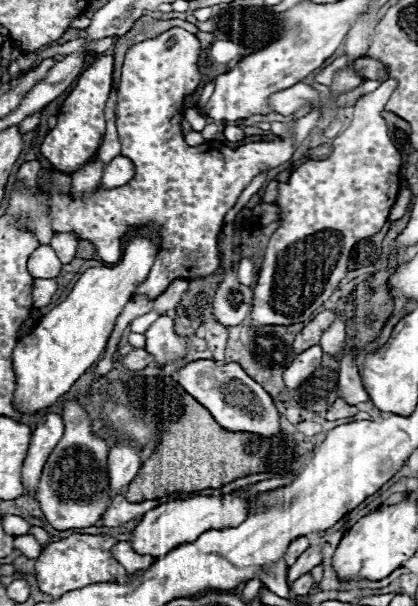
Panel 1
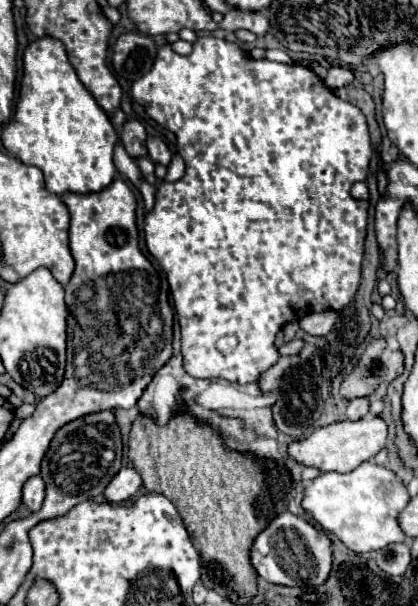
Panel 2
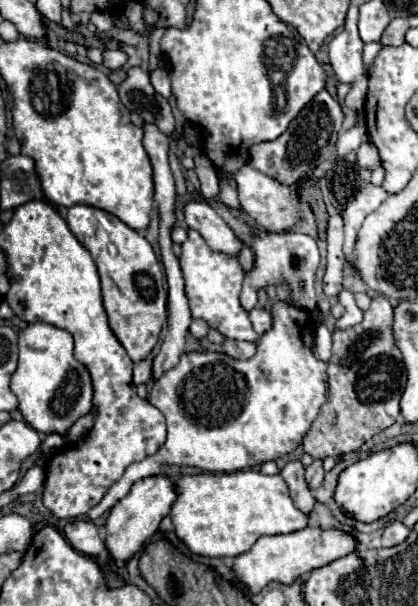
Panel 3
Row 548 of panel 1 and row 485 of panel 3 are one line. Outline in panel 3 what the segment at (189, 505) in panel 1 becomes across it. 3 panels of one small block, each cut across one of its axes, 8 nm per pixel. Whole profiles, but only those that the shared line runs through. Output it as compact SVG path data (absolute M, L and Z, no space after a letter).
M150 476L150 478L138 480L132 486L130 494L126 498L122 498L110 510L110 516L106 520L106 550L118 568L122 568L136 552L140 552L144 548L144 544L150 538L154 538L154 534L160 526L160 520L168 516L174 500L176 500L176 492L174 492L172 478Z

